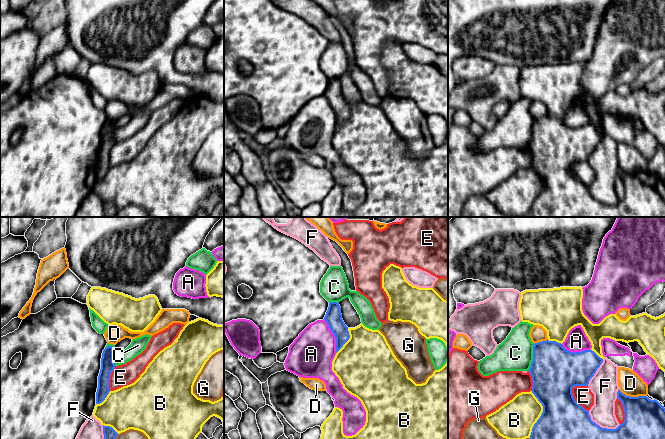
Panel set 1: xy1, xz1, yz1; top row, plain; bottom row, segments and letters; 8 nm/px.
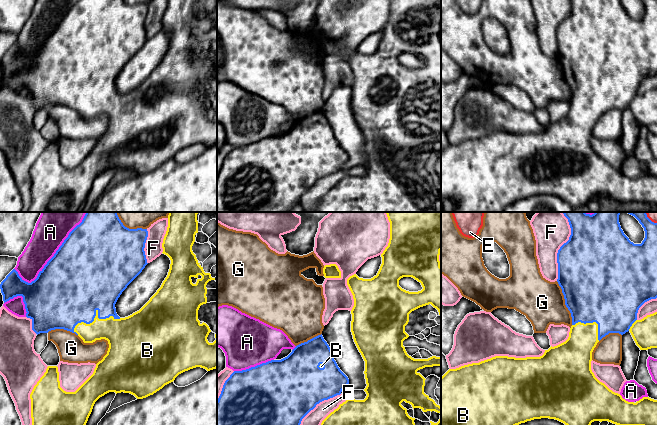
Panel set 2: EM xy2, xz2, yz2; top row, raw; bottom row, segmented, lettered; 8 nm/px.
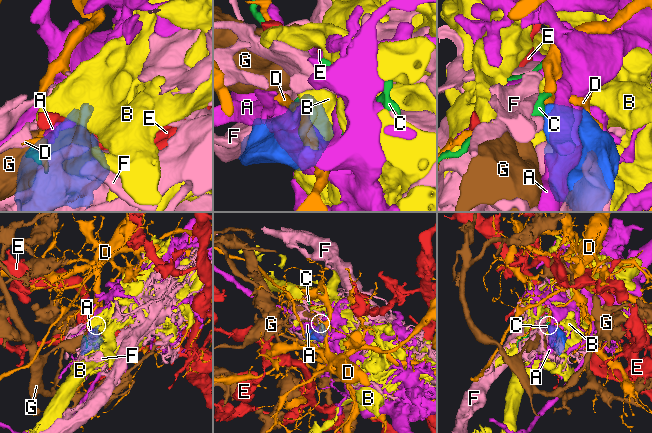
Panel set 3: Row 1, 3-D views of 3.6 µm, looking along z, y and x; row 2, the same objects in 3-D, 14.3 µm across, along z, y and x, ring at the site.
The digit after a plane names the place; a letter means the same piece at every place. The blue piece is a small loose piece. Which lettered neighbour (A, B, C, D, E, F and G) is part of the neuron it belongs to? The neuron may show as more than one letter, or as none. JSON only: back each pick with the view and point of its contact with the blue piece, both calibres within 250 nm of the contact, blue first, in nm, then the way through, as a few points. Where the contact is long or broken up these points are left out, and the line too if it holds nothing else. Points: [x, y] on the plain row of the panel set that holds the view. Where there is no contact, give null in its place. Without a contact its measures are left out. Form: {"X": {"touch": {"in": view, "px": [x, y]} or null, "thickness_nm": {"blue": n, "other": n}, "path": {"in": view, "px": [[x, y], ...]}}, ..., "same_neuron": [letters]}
{"B": {"touch": {"in": "xy2", "px": [94, 93]}, "thickness_nm": {"blue": 460, "other": 240}}, "same_neuron": ["B"]}

